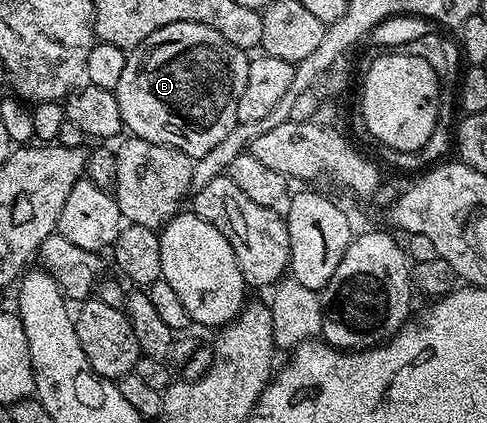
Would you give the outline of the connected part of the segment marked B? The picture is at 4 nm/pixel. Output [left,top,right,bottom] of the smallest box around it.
[113,22,237,158]

